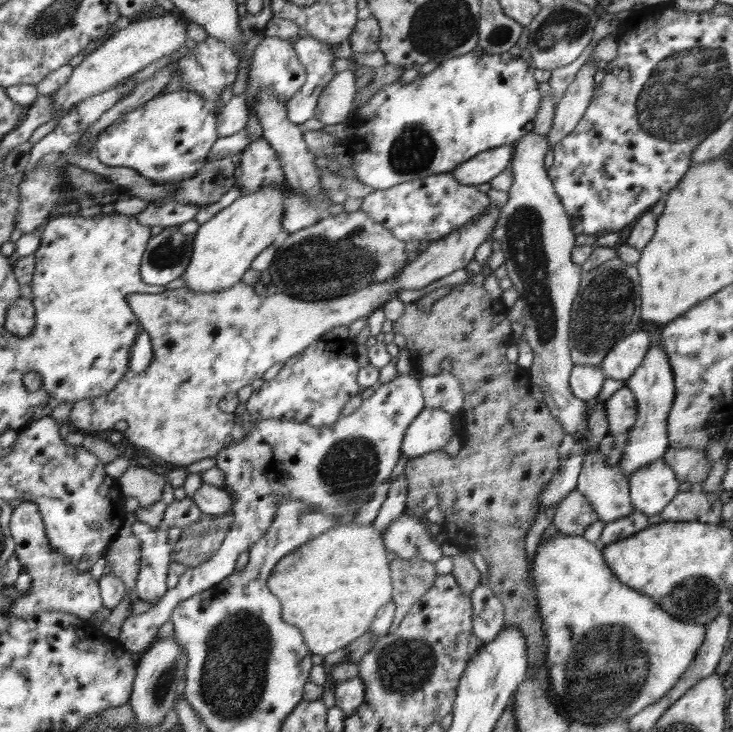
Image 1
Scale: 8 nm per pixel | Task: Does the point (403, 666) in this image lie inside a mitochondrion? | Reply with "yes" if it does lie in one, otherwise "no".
yes

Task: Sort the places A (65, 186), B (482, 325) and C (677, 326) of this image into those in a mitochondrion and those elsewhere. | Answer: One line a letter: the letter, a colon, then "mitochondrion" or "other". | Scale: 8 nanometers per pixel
A: other
B: other
C: other

